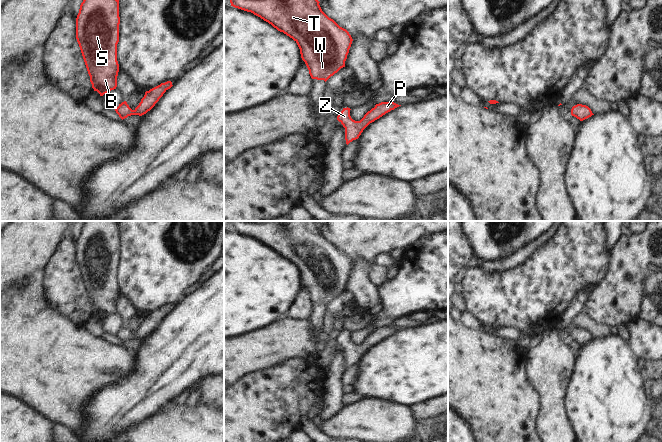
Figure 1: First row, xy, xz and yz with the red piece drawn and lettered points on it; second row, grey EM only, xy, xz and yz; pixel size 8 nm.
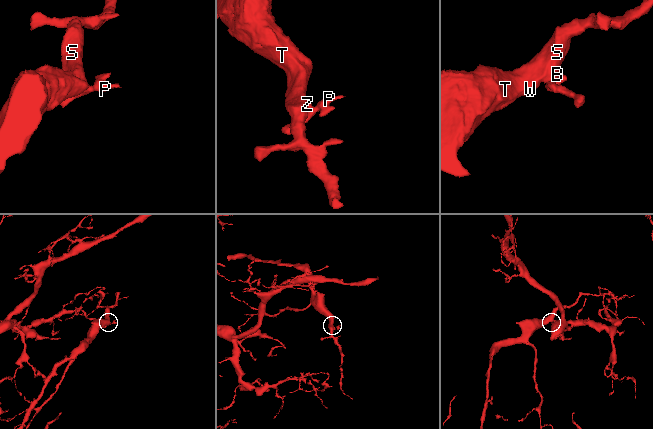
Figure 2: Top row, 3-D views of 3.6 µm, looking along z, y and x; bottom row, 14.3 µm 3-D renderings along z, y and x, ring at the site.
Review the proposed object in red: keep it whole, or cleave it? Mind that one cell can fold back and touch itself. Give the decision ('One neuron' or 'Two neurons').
One neuron

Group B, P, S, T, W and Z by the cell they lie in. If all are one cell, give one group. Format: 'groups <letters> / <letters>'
groups B P S T W Z

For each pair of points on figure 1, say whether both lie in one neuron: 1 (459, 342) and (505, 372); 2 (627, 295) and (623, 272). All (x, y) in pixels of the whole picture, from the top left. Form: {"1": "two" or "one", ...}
{"1": "one", "2": "one"}

